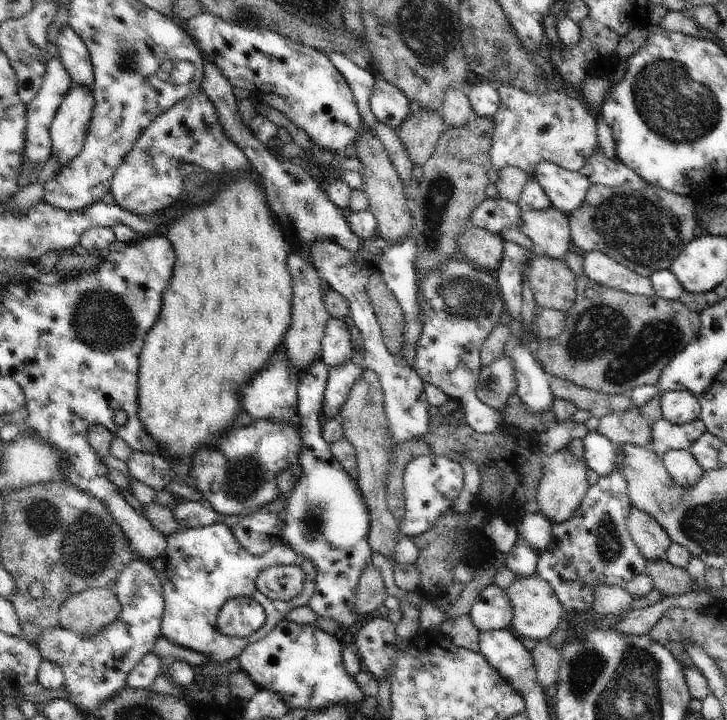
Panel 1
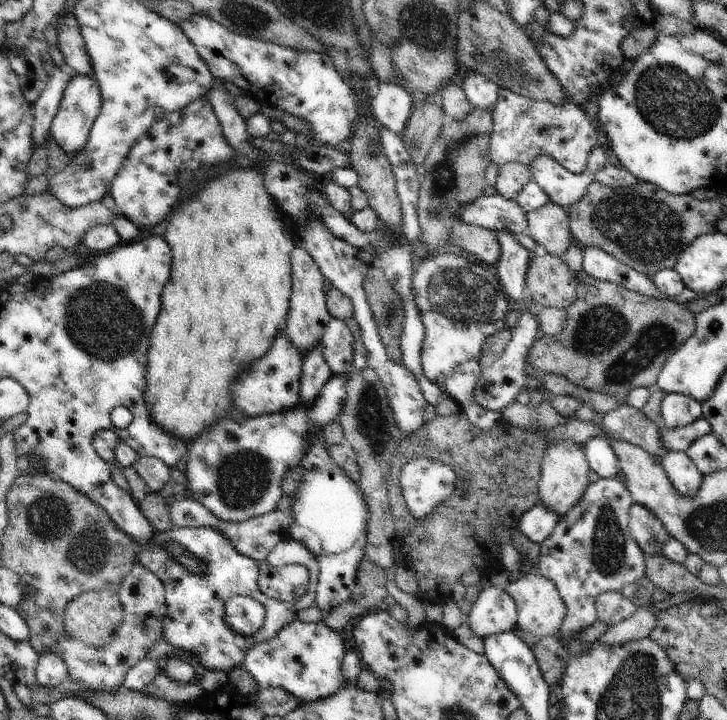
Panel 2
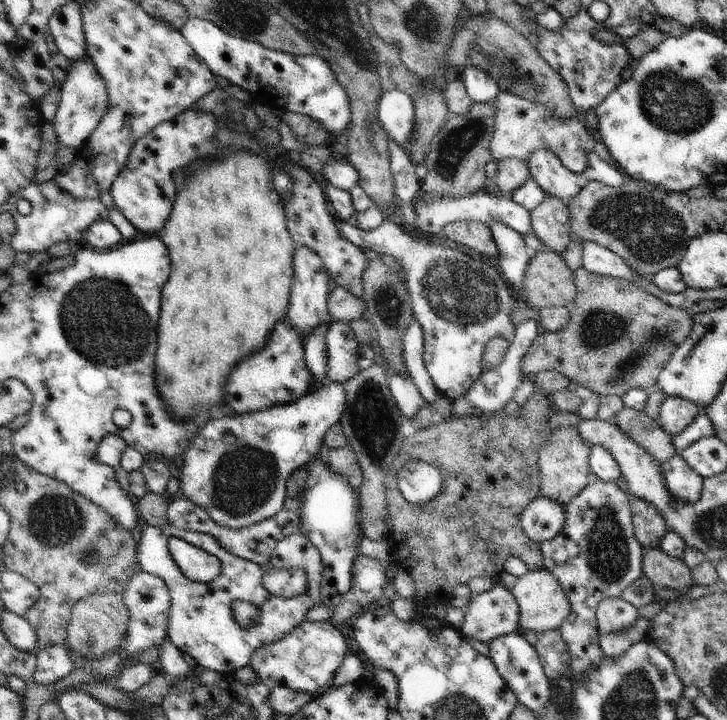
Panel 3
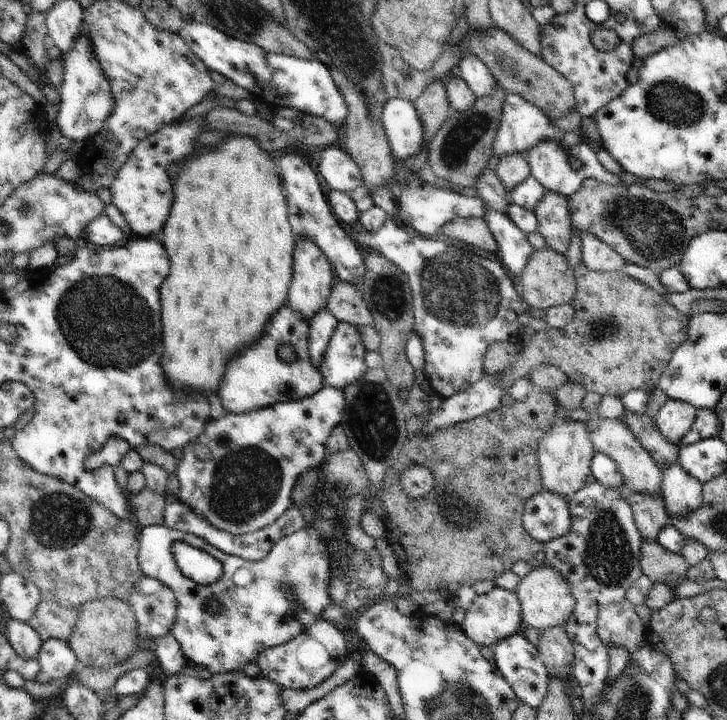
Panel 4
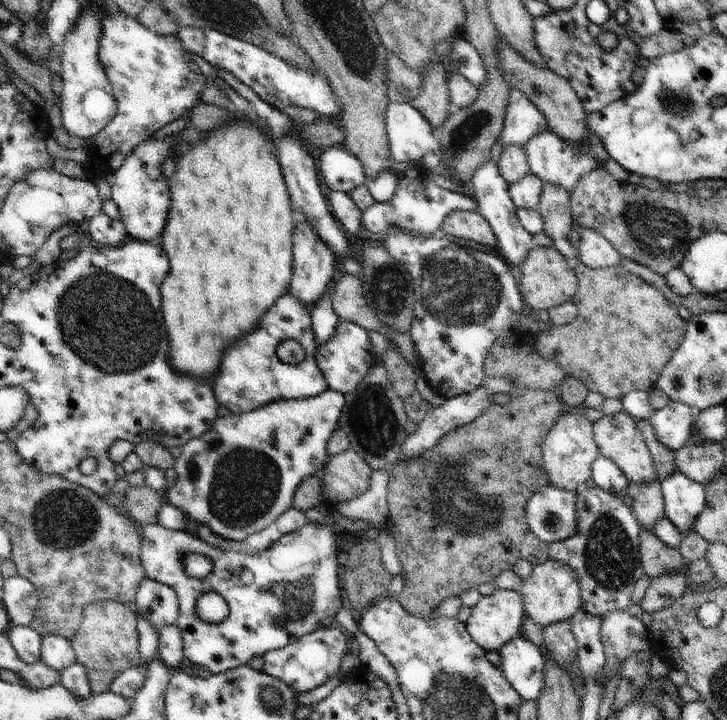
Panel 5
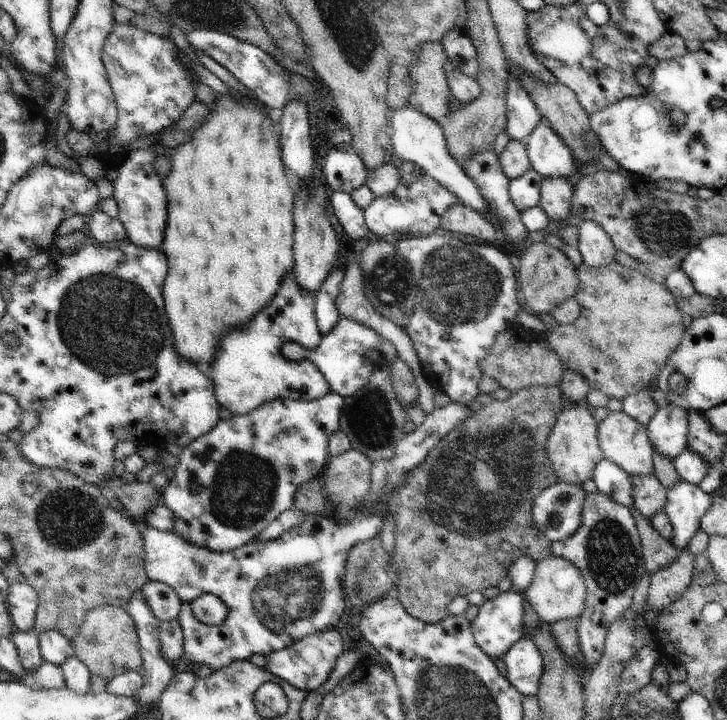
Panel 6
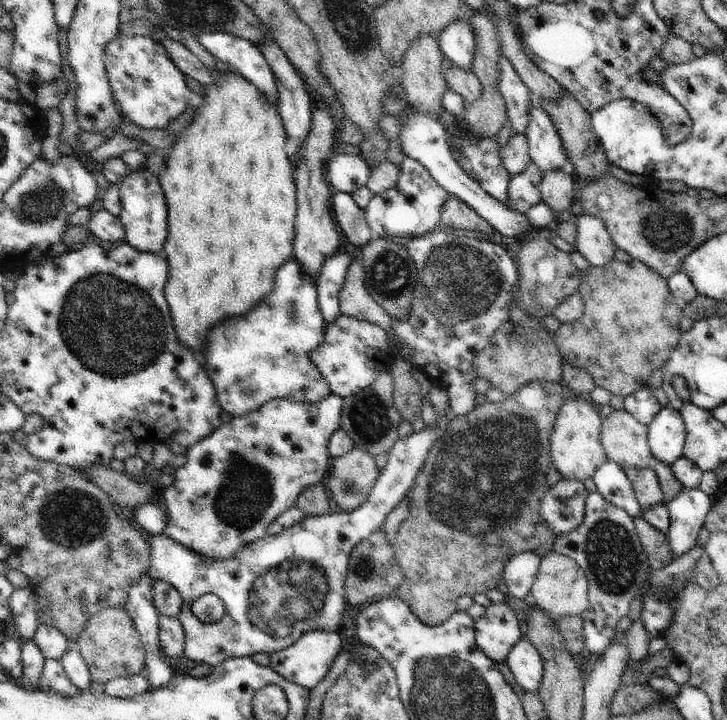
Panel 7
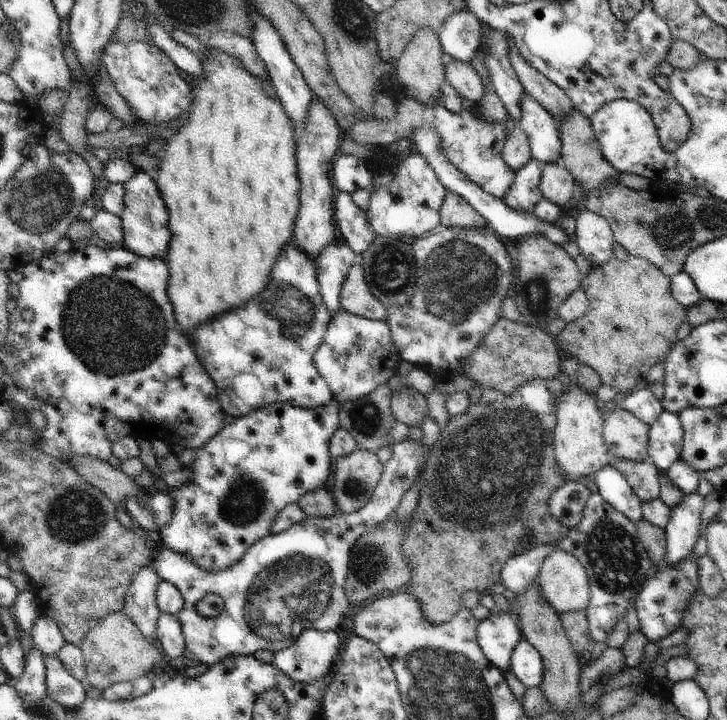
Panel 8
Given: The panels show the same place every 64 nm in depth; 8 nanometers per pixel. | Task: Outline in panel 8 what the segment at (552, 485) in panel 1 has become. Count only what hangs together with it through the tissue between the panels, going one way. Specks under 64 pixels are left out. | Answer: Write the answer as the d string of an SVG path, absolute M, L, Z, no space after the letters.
M568 384L570 390L557 409L553 446L558 466L569 481L574 481L594 477L598 470L610 465L614 458L609 455L602 436L605 420L600 412L601 403L594 393L586 392L582 386Z

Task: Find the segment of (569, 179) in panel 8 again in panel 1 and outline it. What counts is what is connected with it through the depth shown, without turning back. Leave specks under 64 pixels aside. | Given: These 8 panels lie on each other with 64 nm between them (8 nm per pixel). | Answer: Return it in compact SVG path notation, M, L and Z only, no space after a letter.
M550 206L546 211L522 211L520 231L538 246L544 256L563 260L572 249L568 215Z

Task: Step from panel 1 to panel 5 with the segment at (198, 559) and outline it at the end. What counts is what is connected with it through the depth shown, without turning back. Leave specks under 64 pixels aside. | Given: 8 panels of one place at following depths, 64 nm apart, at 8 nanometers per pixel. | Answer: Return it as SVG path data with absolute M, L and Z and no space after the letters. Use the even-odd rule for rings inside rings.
M307 522L299 530L294 530L274 542L270 548L252 556L242 552L224 552L220 548L208 545L191 533L174 531L160 526L148 524L143 528L141 535L140 560L147 579L153 579L170 586L179 600L179 614L175 623L180 630L183 642L183 654L191 663L206 666L212 675L224 673L226 670L246 666L254 657L262 657L266 652L285 648L292 641L299 640L302 636L331 626L335 621L334 616L345 605L341 596L341 565L338 563L338 535L330 526ZM184 549L191 552L204 554L214 564L212 574L206 578L192 578L184 570ZM208 597L223 600L229 607L226 620L212 624L196 614L196 602Z

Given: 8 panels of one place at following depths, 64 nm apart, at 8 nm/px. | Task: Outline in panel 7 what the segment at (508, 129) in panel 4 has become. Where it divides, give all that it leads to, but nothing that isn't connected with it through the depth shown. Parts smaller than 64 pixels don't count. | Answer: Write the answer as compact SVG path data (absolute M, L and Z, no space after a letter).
M500 53L497 63L499 81L497 88L507 107L508 125L515 134L524 133L529 122L529 89L522 83L512 64Z

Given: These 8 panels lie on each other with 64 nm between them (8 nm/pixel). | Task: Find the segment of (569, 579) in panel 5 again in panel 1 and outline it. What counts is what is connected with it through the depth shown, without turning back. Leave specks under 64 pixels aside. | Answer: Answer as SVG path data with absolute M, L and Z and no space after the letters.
M523 576L516 580L510 588L505 590L510 598L514 610L514 617L510 622L511 631L518 637L529 637L538 641L547 640L549 636L559 629L561 621L565 618L563 605L556 597L552 584L542 580L539 576Z

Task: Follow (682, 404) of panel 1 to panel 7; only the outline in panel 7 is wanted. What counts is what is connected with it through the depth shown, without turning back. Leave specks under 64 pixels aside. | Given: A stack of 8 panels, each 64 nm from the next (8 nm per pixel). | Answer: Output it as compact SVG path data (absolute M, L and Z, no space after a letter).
M663 406L648 428L648 442L654 461L670 467L683 455L686 429L680 411Z

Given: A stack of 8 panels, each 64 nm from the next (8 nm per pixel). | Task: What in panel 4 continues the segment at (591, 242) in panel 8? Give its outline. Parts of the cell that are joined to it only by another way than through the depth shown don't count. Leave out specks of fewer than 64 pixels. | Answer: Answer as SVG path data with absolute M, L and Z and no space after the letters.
M594 234L581 235L583 264L588 270L599 272L624 272L627 264L606 242L602 242Z

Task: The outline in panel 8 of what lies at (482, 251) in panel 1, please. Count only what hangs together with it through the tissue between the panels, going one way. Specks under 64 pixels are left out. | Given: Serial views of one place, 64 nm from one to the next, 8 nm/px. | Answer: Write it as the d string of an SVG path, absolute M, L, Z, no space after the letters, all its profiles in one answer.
M447 190L445 200L439 209L440 228L475 228L480 230L487 226L487 221L482 218L462 196Z

